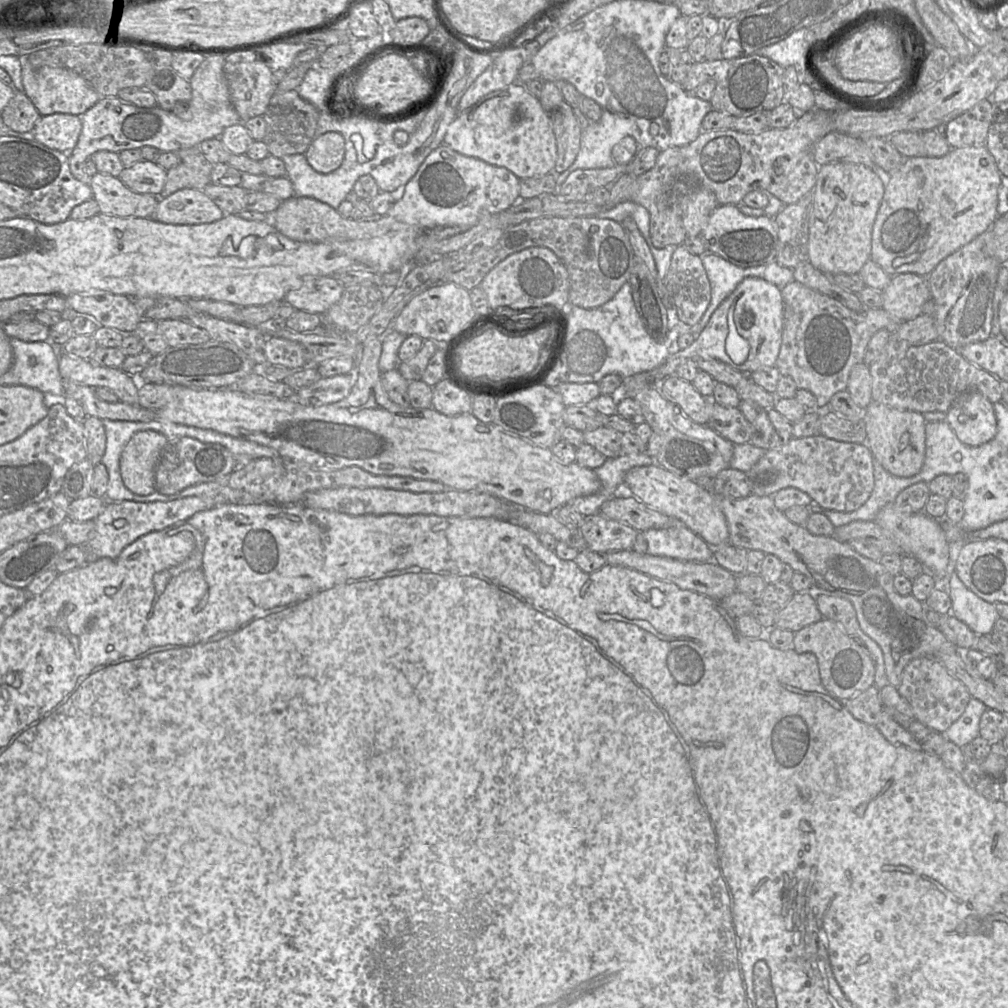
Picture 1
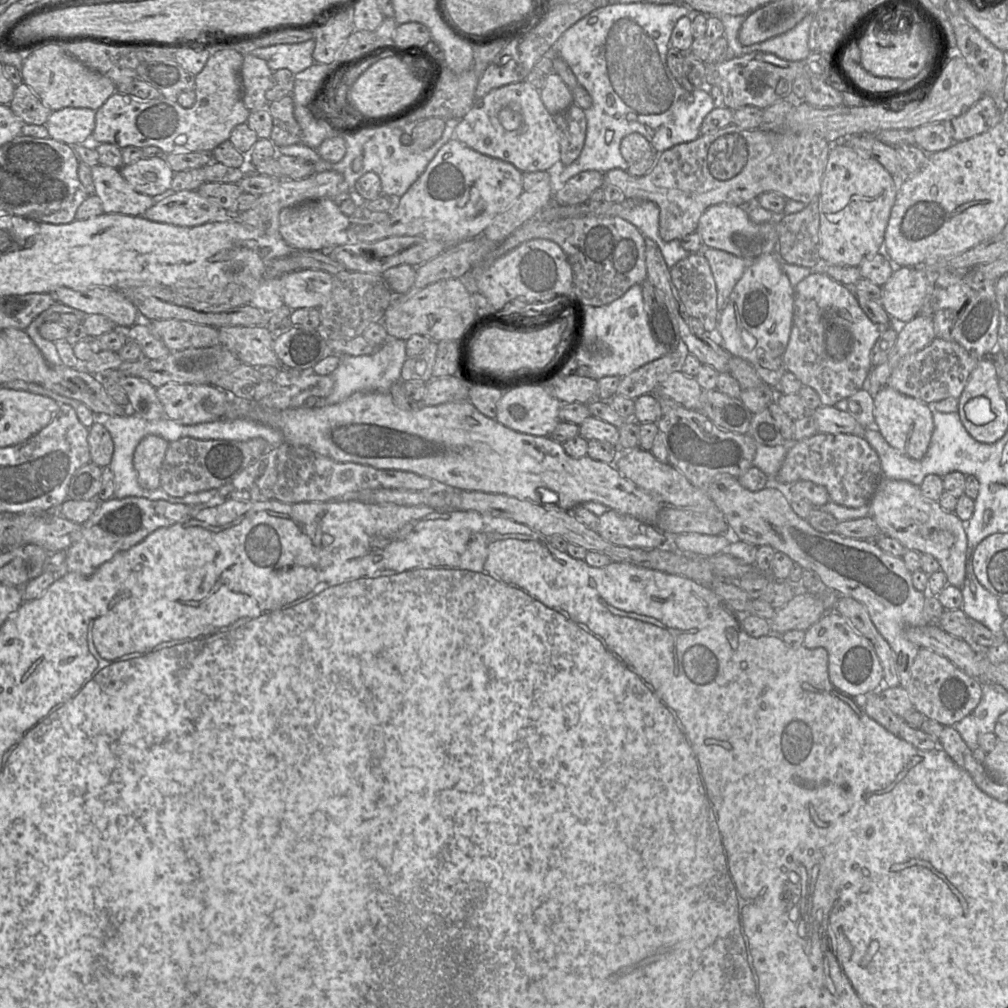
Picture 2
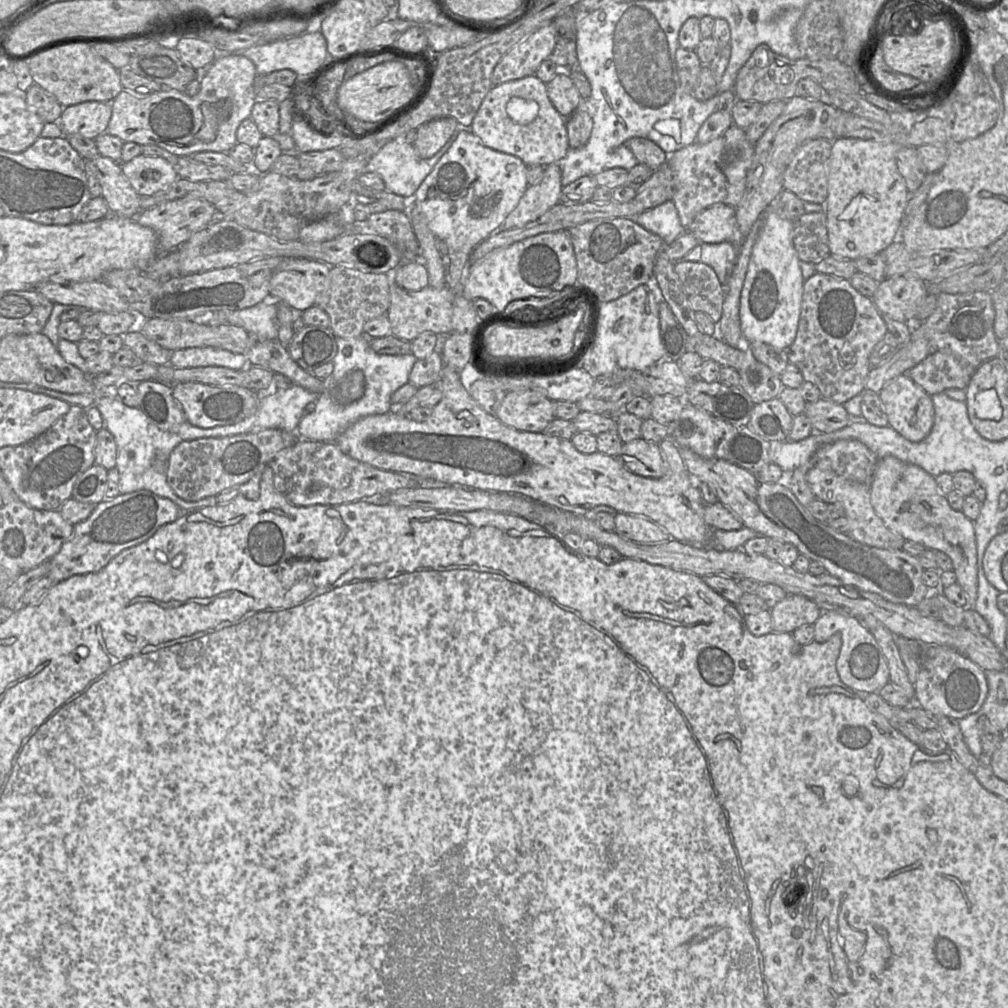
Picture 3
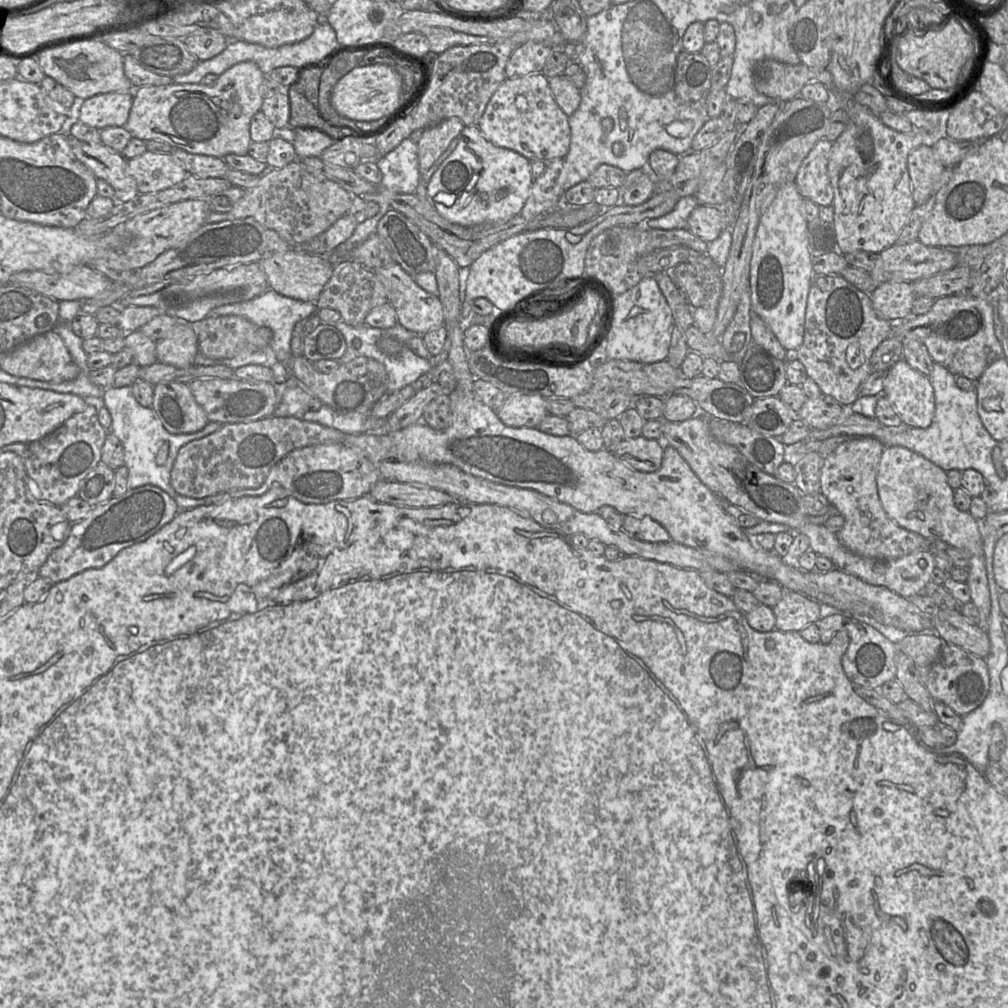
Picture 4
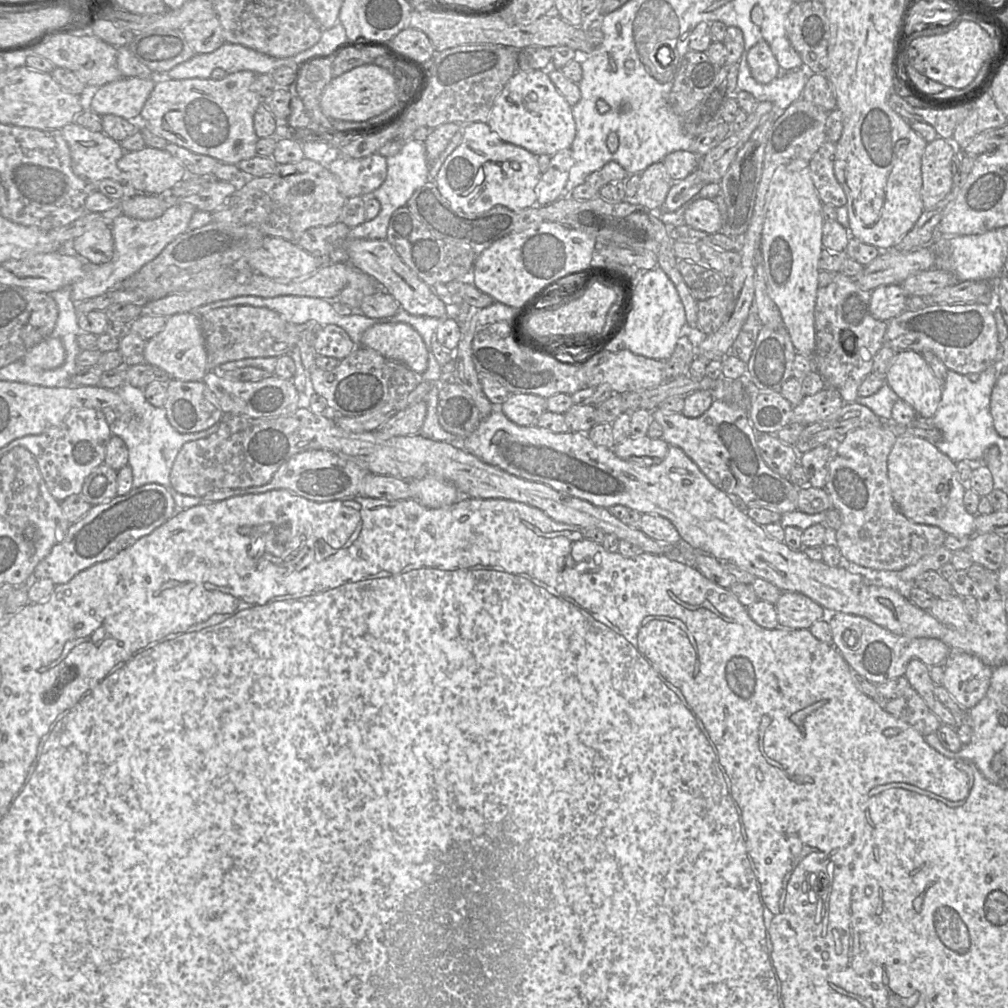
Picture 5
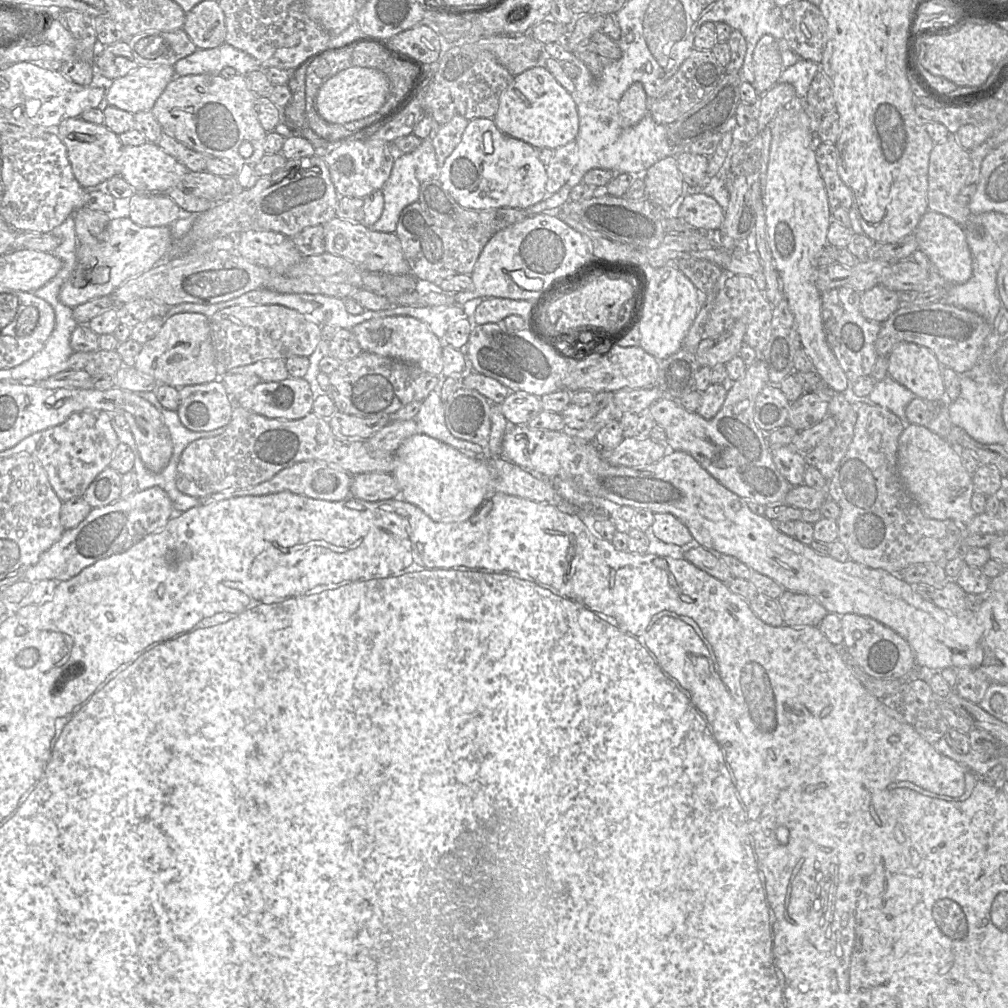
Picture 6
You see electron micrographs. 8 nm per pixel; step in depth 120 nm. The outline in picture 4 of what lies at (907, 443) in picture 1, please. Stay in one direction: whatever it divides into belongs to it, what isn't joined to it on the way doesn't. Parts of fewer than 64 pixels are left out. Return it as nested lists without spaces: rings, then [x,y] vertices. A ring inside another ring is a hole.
[[[903,358],[887,371],[885,395],[902,424],[929,427],[935,415],[935,396],[929,377],[913,369]]]

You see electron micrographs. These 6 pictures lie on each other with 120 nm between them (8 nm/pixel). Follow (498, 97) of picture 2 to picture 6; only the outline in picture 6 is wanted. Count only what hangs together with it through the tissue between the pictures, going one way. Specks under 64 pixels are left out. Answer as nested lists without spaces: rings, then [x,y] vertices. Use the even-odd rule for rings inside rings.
[[[543,64],[514,76],[500,98],[493,120],[503,134],[536,149],[555,150],[574,141],[579,130],[579,116],[573,95],[558,83]]]

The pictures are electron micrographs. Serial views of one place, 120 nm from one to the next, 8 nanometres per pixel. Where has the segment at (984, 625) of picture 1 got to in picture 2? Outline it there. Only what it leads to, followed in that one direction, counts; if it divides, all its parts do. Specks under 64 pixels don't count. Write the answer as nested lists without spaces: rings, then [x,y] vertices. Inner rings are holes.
[[[972,559],[966,560],[965,580],[960,590],[963,597],[961,609],[967,617],[985,625],[997,637],[998,644],[1003,643],[1005,615],[999,609],[999,598],[979,583],[973,572]]]

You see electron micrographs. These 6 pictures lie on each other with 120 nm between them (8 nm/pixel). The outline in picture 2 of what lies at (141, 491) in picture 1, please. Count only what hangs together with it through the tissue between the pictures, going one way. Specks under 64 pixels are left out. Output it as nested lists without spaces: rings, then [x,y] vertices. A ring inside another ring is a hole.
[[[148,435],[137,445],[133,465],[137,472],[138,484],[147,490],[160,485],[160,467],[166,455],[169,442],[160,436]]]

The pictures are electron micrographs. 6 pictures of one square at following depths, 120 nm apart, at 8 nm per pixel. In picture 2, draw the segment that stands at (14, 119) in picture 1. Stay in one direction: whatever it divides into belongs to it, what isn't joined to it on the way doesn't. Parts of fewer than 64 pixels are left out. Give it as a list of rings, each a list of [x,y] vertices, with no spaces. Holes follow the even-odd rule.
[[[25,83],[16,87],[9,106],[28,125],[45,125],[52,112]]]

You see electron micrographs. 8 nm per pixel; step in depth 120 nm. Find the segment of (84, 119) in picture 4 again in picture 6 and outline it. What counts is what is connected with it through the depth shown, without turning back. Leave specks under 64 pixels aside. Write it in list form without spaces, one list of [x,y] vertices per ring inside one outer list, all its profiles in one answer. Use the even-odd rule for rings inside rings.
[[[170,65],[139,66],[125,76],[106,82],[105,104],[132,114],[151,111],[158,97],[174,77],[174,68]]]

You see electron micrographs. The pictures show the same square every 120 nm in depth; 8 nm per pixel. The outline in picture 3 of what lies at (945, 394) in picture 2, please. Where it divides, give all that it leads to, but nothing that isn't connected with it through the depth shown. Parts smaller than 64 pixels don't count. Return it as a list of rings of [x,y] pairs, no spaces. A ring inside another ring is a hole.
[[[935,351],[911,368],[907,374],[932,396],[951,388],[965,390],[975,370],[951,353]]]

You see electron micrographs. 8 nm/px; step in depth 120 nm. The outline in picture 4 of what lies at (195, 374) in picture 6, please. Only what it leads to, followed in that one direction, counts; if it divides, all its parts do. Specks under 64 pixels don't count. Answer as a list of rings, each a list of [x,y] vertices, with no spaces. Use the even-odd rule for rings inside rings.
[[[188,322],[177,323],[167,337],[156,342],[157,361],[176,368],[194,365],[198,353],[197,334]]]

